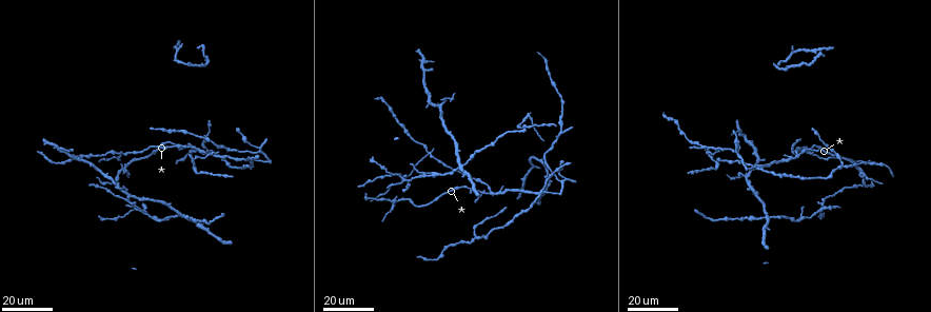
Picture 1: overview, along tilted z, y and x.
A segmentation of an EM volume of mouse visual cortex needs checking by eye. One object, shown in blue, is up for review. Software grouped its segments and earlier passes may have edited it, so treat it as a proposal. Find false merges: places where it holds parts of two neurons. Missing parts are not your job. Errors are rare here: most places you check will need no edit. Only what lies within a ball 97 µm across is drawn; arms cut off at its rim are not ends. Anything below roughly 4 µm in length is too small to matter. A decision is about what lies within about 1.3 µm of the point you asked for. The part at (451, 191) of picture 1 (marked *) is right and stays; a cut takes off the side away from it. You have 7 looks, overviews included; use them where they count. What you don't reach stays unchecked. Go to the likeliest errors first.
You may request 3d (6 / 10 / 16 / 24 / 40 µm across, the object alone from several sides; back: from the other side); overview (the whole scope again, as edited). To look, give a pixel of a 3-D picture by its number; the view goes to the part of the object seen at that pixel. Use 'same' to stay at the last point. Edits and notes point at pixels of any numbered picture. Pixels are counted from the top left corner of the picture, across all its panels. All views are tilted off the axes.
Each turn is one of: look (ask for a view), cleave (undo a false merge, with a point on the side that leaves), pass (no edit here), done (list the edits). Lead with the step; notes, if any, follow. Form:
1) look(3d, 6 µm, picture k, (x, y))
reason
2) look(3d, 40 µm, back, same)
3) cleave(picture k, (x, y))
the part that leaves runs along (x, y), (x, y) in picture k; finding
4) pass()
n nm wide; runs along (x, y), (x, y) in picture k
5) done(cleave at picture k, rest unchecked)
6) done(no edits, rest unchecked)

look(3d, 24 µm, picture 1, (427, 153))

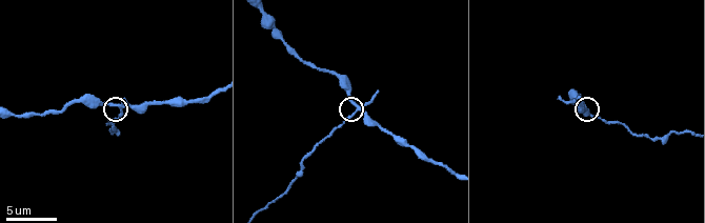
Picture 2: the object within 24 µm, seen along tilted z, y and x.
look(3d, 10 µm, picture 2, (120, 109))

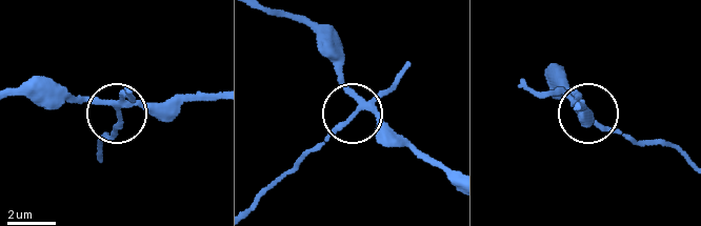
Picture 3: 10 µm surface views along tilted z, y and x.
cleave(picture 3, (132, 96))
the part that leaves runs along (119, 104), (100, 155) in picture 3; a second neuron is stuck on

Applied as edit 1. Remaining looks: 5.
look(3d, 24 µm, picture 1, (117, 188))
three arms meet

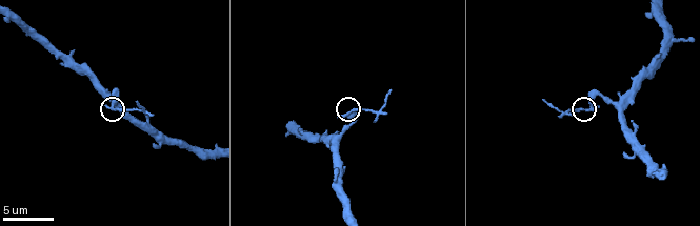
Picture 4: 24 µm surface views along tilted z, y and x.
look(3d, 10 µm, picture 4, (115, 108))

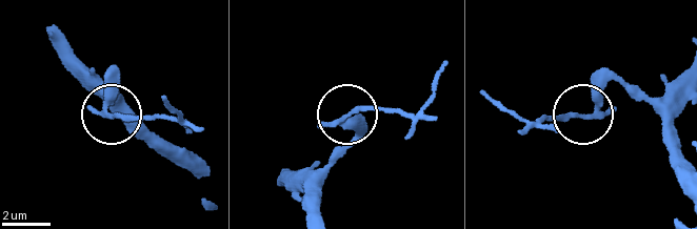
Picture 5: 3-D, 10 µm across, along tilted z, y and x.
pass()
3 arms; one neuron here

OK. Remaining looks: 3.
look(3d, 24 µm, picture 1, (861, 171))
four or more arms meet

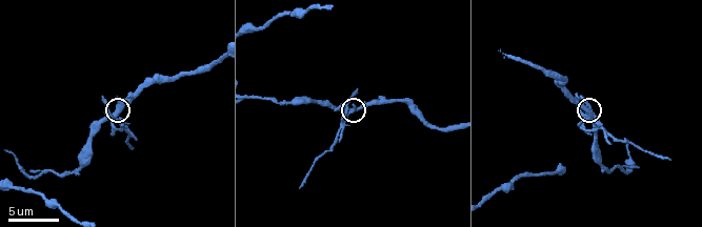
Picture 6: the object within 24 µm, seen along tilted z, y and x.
look(3d, 6 µm, picture 6, (108, 115))
closer look

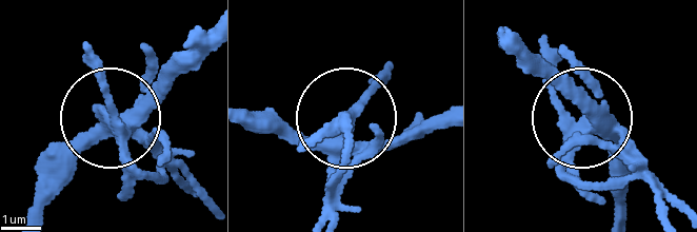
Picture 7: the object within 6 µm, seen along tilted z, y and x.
cleave(picture 7, (342, 187))
4 arms; the part that leaves runs along (599, 123), (577, 162), (585, 181), (638, 176), (680, 202) in picture 7; two neurons meet here

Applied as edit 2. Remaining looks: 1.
done(cleave at picture 3, cleave at picture 7, rest unchecked)

